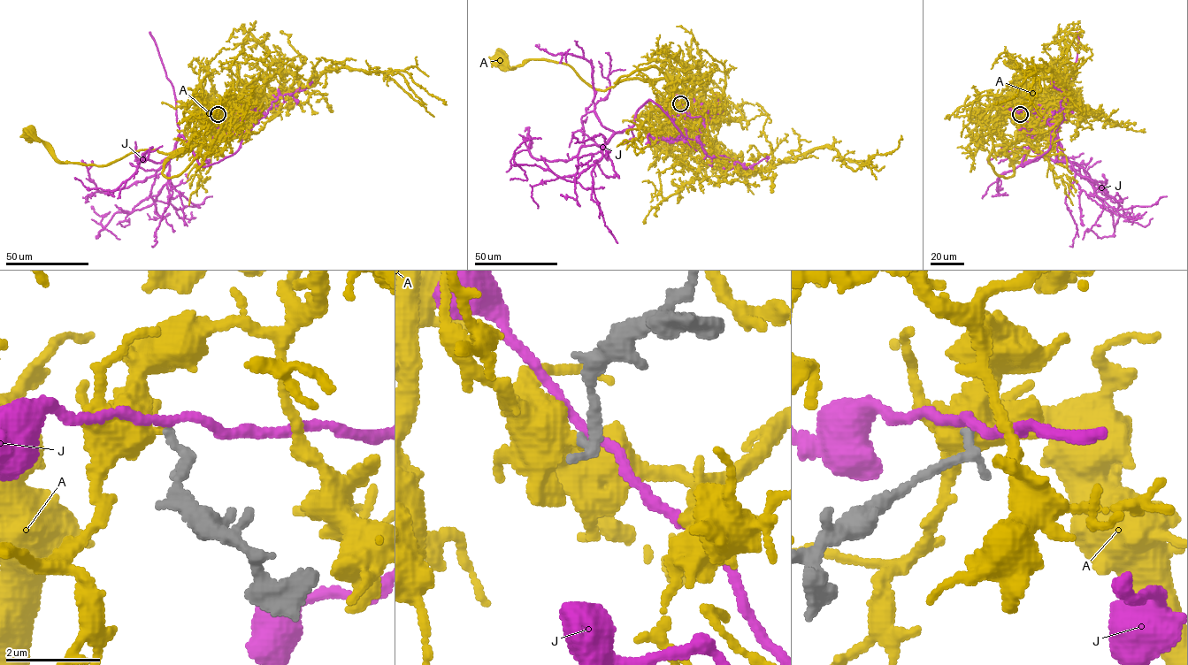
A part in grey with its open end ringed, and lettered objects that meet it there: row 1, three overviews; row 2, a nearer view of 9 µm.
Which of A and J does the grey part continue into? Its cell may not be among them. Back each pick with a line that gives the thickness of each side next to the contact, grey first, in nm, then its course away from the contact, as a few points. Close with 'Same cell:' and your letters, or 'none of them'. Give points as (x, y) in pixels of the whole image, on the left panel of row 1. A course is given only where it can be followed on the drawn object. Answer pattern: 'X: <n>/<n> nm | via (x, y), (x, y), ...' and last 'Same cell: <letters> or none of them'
A: 140/750 nm | via (218, 114), (225, 109), (187, 147), (174, 153), (141, 149), (105, 165), (61, 162), (48, 146), (30, 134)
Same cell: A

